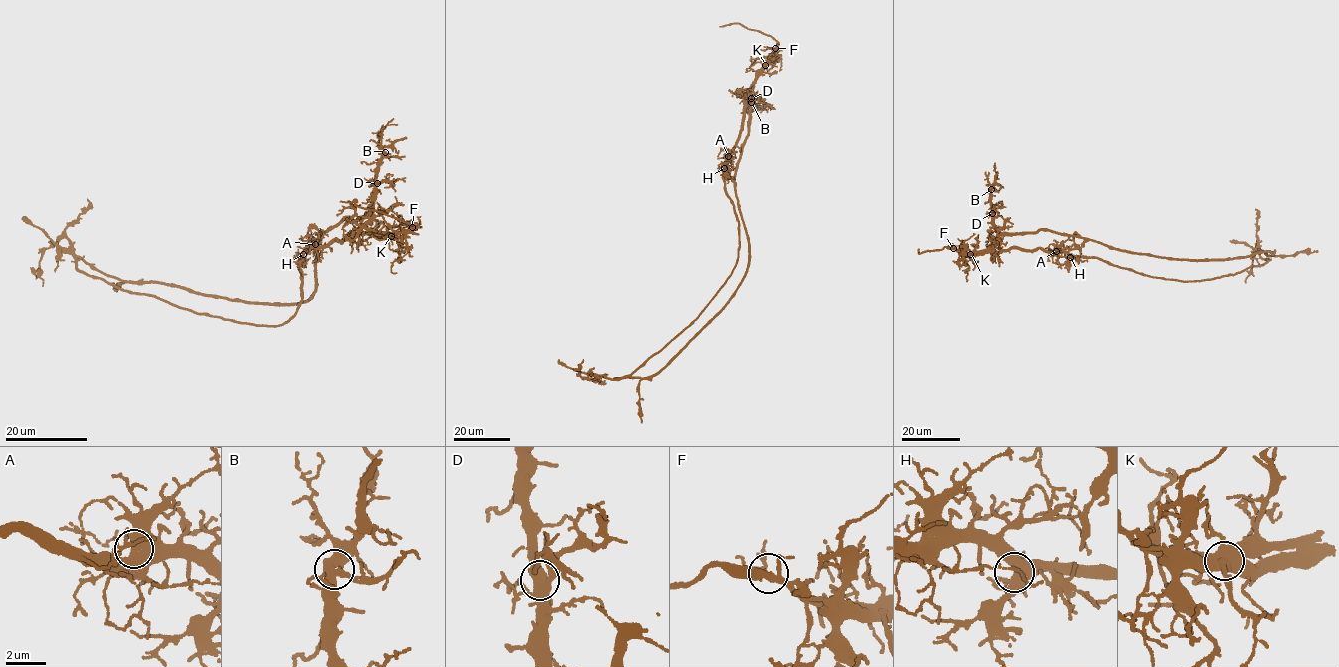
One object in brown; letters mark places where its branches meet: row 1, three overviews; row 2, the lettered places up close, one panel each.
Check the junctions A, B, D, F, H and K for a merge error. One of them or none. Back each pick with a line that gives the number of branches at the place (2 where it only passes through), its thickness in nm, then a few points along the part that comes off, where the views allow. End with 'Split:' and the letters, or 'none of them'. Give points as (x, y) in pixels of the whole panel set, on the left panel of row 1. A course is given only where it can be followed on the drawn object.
K: Branches: 6. Thickness 600 nm. Course of the part to remove: (391, 235), (311, 247), (297, 263), (296, 311), (274, 327), (81, 273), (64, 237), (44, 251), (42, 286)
Split: K

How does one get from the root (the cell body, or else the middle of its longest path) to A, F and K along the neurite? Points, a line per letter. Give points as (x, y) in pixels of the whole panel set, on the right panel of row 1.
A: (1141, 274), (1096, 258), (1056, 251)
F: (1141, 274), (1096, 258), (1038, 248), (986, 249), (970, 254), (953, 248)
K: (1141, 274), (1096, 258), (1038, 248), (986, 249), (970, 253)

